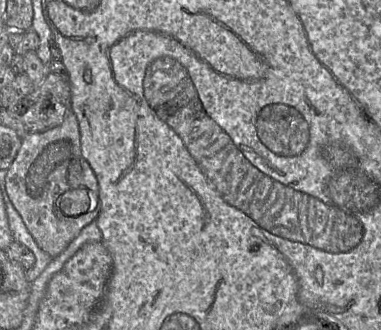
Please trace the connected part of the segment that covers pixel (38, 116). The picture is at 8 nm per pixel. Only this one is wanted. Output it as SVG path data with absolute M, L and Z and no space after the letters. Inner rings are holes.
M47 72L40 86L23 98L15 111L29 133L39 133L61 125L69 109L71 91L68 80Z

